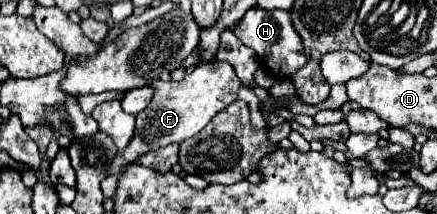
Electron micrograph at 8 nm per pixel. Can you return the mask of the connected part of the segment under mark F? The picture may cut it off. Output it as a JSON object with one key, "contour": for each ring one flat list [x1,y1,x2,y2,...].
{"contour":[[212,62,212,64,198,64,190,74,186,74,180,82,152,82,154,98,148,104,148,110,142,110,136,116,136,130,130,144,120,150,108,166,108,176,116,176,128,164,136,162,140,156,148,154,150,150,164,148,172,142,182,142,194,134,198,134,214,114,224,110,230,102,236,100,236,92,240,88,240,80,236,78,232,66,226,62]]}

